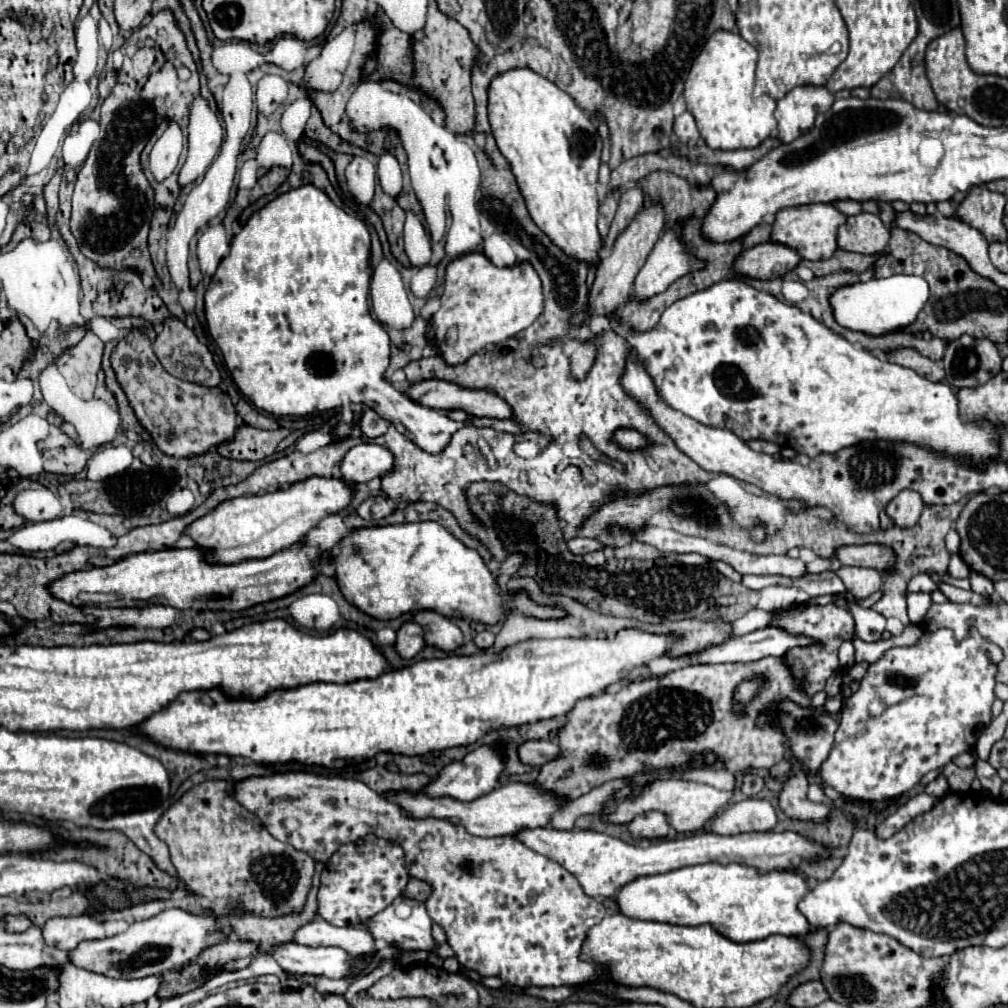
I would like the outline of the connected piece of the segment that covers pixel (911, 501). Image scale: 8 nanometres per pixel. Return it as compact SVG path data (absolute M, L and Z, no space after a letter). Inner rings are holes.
M905 489L901 491L885 509L885 513L891 517L893 525L899 527L913 527L919 521L919 515L923 511L923 501L919 493Z

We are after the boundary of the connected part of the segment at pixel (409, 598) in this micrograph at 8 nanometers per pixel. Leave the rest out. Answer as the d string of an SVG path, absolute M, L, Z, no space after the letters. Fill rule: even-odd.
M433 521L355 529L339 541L339 555L333 557L333 565L343 597L379 621L419 609L481 623L497 623L509 613L539 619L565 615L561 609L533 603L525 593L499 595L495 575L487 569L479 553L465 547Z

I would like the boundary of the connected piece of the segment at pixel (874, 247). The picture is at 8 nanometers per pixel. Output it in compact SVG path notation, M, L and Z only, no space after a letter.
M859 213L847 217L837 231L837 245L845 251L857 251L863 255L881 253L889 243L889 229L873 213Z

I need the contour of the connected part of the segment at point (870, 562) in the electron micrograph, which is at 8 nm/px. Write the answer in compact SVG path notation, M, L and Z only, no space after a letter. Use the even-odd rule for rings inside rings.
M879 545L839 547L835 549L835 557L841 561L841 565L857 565L857 567L873 567L873 569L885 569L895 561L893 551Z

